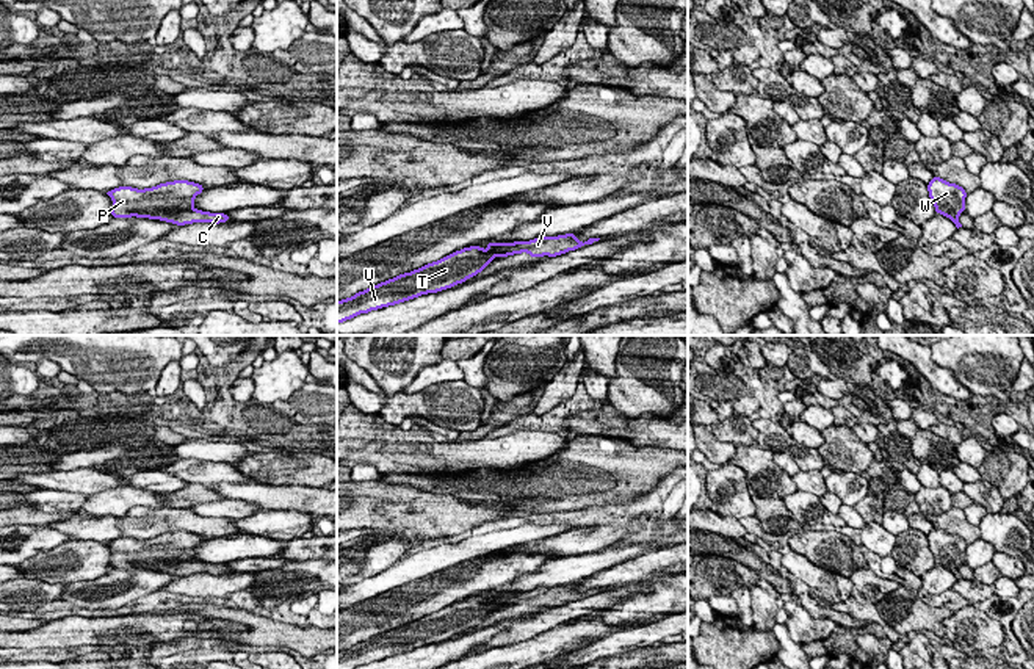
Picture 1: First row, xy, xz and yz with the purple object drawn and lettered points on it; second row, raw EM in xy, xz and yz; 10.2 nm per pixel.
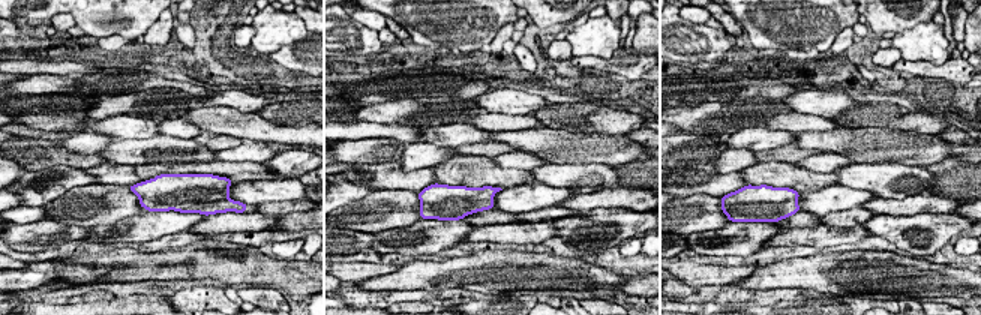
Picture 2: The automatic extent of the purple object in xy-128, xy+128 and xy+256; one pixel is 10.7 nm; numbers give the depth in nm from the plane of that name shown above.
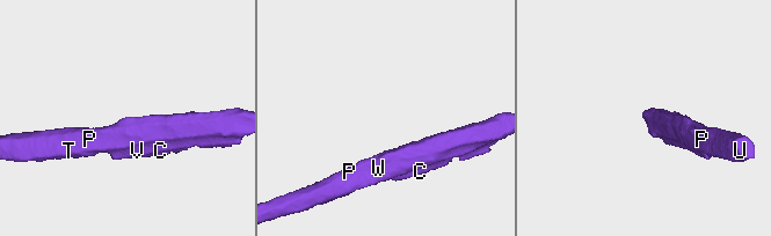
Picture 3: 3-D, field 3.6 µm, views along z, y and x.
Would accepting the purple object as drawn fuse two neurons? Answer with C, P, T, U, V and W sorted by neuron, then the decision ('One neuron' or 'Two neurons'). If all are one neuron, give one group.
Groups: C V / P T U W. Two neurons

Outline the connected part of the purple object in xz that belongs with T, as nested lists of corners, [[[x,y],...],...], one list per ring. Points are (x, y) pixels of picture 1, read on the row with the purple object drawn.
[[[522,241],[487,243],[486,251],[483,246],[468,246],[418,269],[368,287],[351,298],[337,301],[337,324],[360,313],[370,313],[462,284],[481,273],[495,257],[514,255],[512,248],[520,244]]]

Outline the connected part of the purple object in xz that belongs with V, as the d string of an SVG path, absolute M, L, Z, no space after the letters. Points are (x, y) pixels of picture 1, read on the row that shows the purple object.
M575 232L566 233L566 235L558 235L558 237L537 237L530 241L523 241L520 246L514 246L512 251L514 254L522 254L526 252L534 257L556 257L562 255L569 251L580 249L588 244L594 244L600 238L589 238L584 243L581 243L577 237Z

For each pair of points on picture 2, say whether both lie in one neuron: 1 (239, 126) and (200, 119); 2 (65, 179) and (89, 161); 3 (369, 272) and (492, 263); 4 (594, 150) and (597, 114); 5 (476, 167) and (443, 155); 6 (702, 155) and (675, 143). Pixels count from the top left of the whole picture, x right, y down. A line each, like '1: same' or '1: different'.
1: same
2: different
3: different
4: different
5: different
6: same

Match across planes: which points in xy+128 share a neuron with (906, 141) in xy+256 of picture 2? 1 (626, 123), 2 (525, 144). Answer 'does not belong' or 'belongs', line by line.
1: does not belong
2: belongs

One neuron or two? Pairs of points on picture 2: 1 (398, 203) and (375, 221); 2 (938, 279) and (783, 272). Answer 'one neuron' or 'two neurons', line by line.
1: one neuron
2: one neuron

